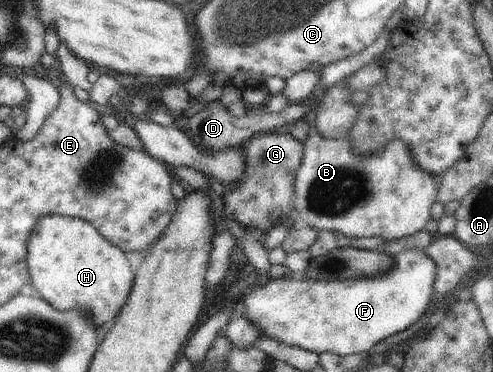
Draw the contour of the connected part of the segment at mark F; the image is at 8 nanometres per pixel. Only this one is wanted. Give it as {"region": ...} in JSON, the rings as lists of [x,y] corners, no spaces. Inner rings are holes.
{"region":[[[425,250],[399,252],[393,257],[396,261],[394,268],[388,274],[373,279],[308,280],[295,274],[271,278],[268,283],[252,286],[251,291],[237,299],[237,303],[232,301],[233,307],[236,307],[233,317],[243,313],[260,335],[267,335],[279,343],[293,345],[317,355],[325,352],[351,355],[369,351],[379,341],[414,325],[426,312],[434,295],[436,265],[430,256],[425,255]]]}

